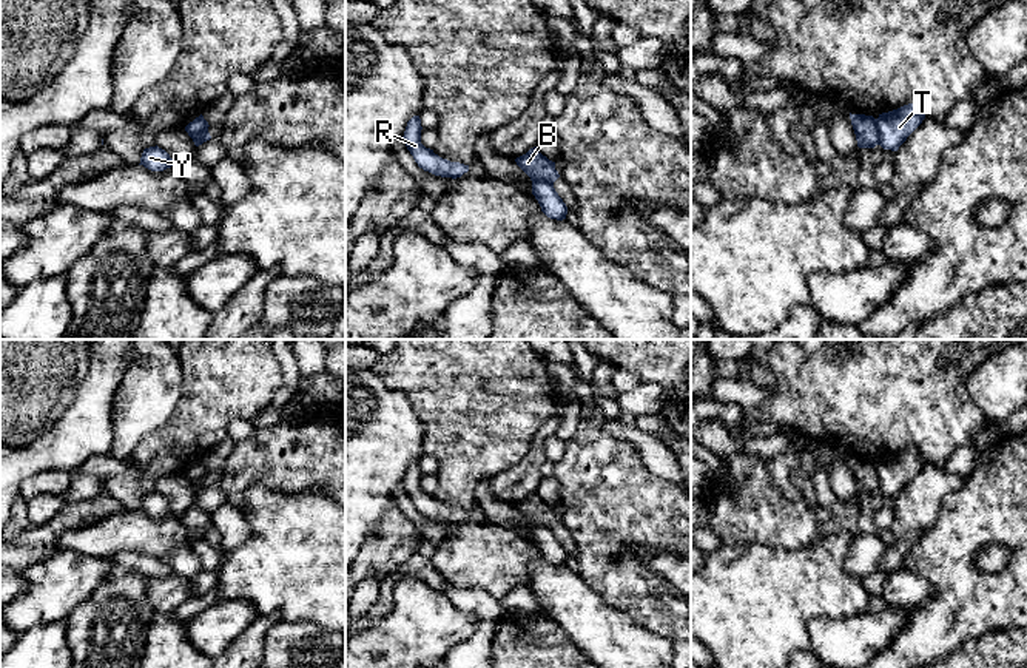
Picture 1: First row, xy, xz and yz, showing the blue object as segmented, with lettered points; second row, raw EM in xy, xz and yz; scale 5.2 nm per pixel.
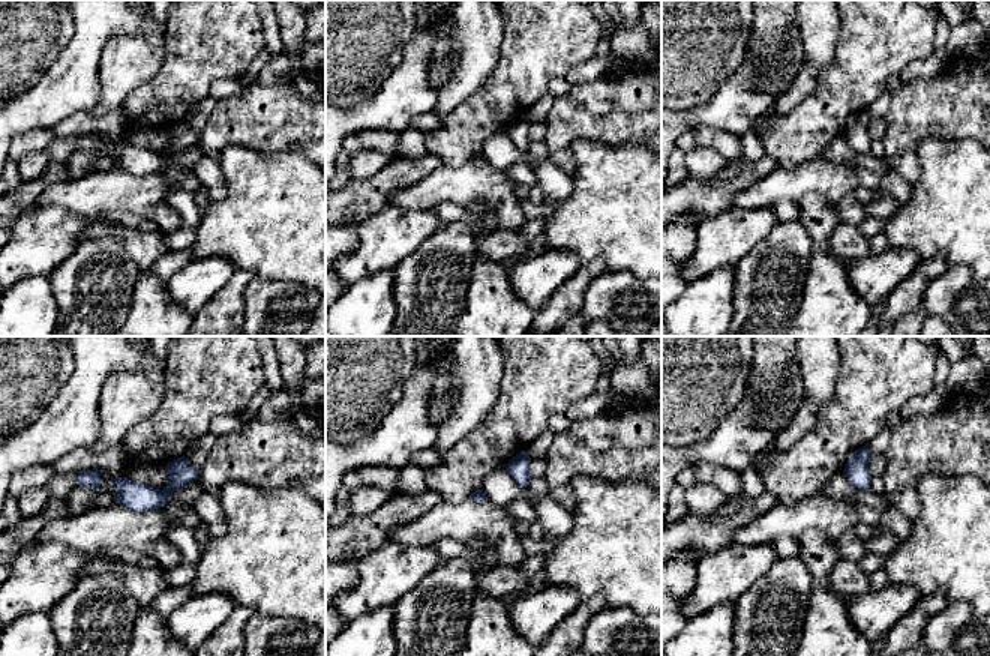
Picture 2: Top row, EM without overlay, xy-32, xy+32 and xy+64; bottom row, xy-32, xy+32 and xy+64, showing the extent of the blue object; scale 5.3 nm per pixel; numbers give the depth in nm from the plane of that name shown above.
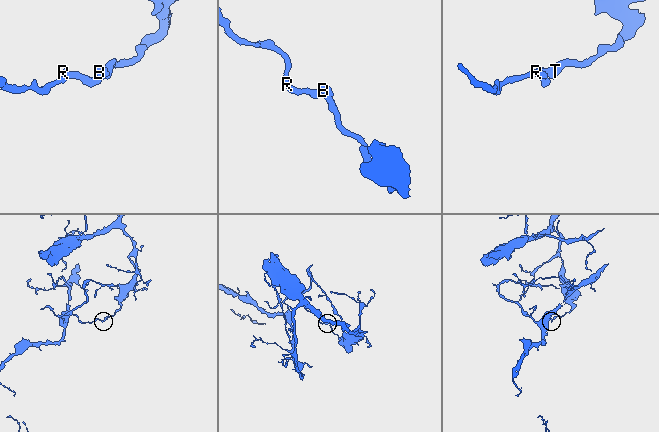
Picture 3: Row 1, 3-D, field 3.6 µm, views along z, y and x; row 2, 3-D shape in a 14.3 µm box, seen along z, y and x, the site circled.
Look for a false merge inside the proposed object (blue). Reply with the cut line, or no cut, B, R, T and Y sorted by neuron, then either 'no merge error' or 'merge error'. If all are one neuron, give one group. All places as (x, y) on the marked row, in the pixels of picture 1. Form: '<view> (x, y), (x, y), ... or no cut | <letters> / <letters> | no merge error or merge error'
yz (875, 119), (879, 144) | B R Y / T | merge error

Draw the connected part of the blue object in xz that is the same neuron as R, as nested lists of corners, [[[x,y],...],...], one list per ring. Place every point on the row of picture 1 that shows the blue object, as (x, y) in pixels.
[[[413,116],[407,122],[402,136],[407,150],[410,151],[419,168],[435,176],[452,177],[452,179],[461,177],[464,173],[469,171],[469,165],[460,162],[450,162],[435,154],[433,150],[426,148],[421,143],[421,130],[423,127],[419,116]]]

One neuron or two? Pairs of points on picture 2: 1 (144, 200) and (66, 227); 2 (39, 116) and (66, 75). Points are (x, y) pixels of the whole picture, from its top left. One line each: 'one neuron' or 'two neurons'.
1: two neurons
2: one neuron

